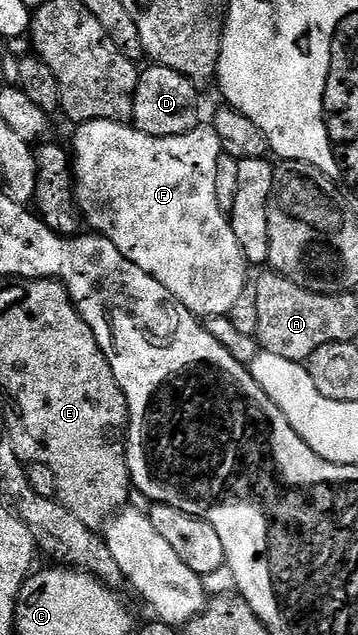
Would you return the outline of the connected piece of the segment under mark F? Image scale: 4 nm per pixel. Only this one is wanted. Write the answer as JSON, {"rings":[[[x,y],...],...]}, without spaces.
{"rings":[[[87,120],[84,124],[78,125],[74,129],[75,137],[69,143],[69,155],[73,161],[73,181],[75,183],[75,204],[79,208],[79,215],[85,221],[92,233],[104,236],[129,262],[141,266],[145,274],[157,278],[165,290],[178,304],[184,304],[194,316],[200,318],[210,318],[213,316],[225,316],[234,313],[235,303],[243,296],[243,291],[248,291],[247,271],[249,265],[245,254],[241,254],[241,246],[237,246],[237,234],[233,234],[228,213],[219,209],[217,202],[217,162],[223,157],[223,147],[221,138],[217,138],[214,127],[200,126],[189,130],[180,136],[170,136],[169,138],[157,138],[156,136],[146,136],[144,132],[139,132],[127,122],[118,120]]]}

